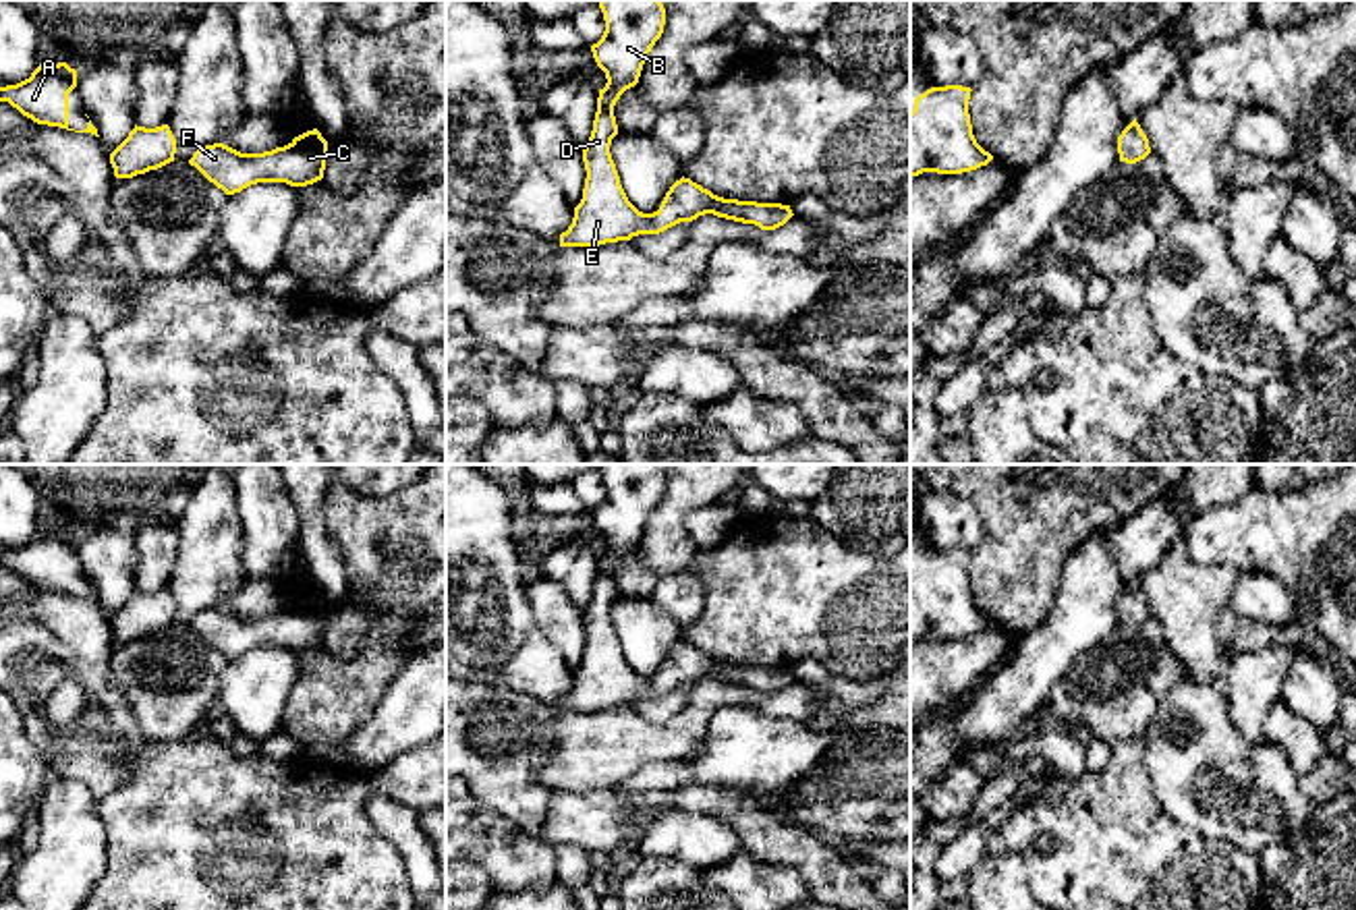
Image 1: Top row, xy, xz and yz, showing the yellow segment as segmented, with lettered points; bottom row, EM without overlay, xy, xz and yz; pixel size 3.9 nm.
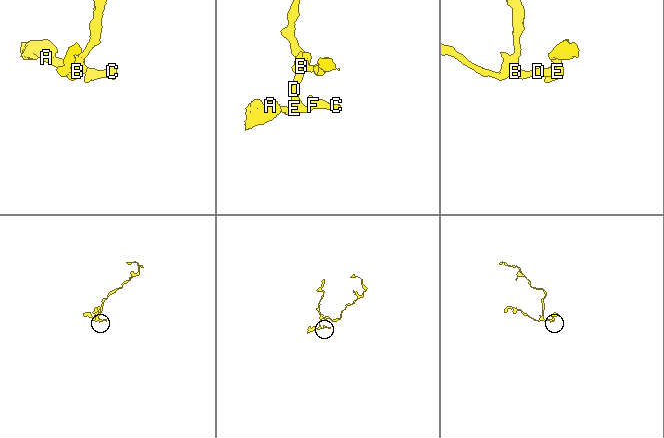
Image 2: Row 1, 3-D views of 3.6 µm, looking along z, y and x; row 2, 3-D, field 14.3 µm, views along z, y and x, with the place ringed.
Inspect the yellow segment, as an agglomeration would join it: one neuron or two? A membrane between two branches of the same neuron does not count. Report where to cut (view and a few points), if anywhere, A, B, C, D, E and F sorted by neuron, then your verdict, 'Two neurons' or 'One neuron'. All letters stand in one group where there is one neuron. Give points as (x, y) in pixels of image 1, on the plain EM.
No split. Groups: A B C D E F. One neuron

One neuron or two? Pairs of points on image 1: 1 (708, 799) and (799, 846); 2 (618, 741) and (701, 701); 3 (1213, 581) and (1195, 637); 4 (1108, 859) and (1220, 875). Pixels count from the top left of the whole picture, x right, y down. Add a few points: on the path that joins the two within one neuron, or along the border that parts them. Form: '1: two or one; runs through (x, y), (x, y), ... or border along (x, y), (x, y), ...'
1: one; runs through (730, 807), (745, 813), (776, 842)
2: one; runs through (639, 741), (666, 741), (685, 722)
3: one; runs through (1199, 595), (1195, 600), (1195, 622)
4: one; runs through (1135, 873), (1193, 873)

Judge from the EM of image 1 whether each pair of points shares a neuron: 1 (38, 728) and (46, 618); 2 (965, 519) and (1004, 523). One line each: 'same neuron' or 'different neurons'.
1: same neuron
2: different neurons

